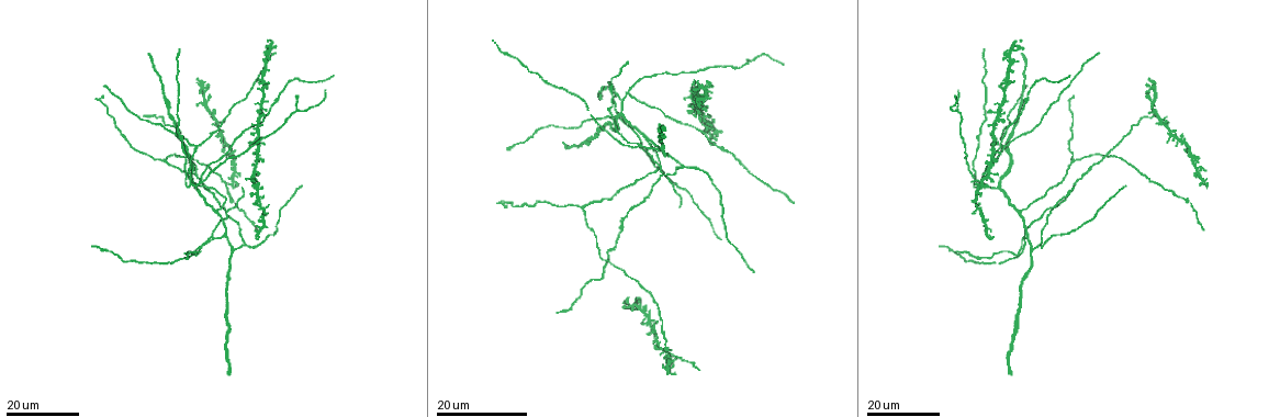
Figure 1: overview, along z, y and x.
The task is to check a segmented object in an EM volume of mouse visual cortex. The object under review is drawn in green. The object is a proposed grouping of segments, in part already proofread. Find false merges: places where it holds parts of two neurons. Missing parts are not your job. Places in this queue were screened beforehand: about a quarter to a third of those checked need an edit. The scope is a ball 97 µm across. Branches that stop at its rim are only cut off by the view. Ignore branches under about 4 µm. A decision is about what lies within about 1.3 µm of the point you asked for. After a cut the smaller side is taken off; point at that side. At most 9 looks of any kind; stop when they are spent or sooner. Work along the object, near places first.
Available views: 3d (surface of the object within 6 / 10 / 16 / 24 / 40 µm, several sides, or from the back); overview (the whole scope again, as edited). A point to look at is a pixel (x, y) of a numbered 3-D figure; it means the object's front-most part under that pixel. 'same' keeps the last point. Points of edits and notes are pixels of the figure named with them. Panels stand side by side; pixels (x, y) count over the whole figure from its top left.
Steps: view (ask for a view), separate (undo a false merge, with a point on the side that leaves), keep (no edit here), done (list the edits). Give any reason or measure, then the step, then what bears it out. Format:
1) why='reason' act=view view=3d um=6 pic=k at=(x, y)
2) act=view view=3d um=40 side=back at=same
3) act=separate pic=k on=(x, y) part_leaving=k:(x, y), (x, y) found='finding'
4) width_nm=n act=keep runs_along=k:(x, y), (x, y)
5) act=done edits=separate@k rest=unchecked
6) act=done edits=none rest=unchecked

why='four arms meet' act=view view=3d um=24 pic=1 at=(996, 186)

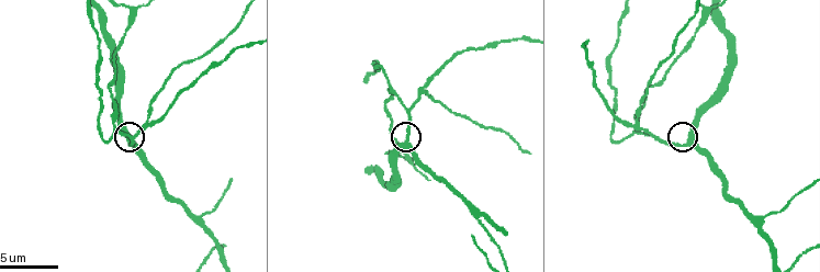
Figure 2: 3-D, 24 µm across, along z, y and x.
act=view view=3d um=6 pic=2 at=(688, 143)

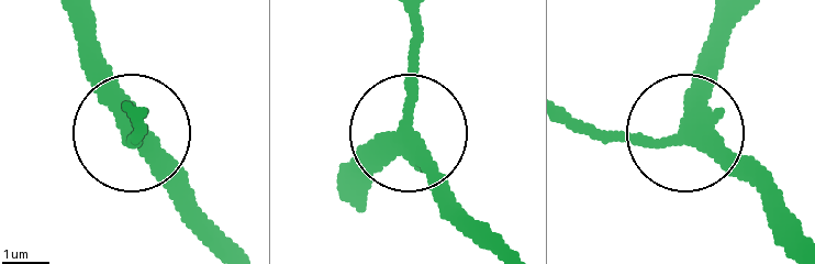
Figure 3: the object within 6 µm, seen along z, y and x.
act=keep runs_along=3:(795, 235), (693, 129), (701, 69), (721, 39) found='one neuron here'

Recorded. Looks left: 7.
why='arms part here' act=view view=3d um=24 pic=1 at=(1076, 160)

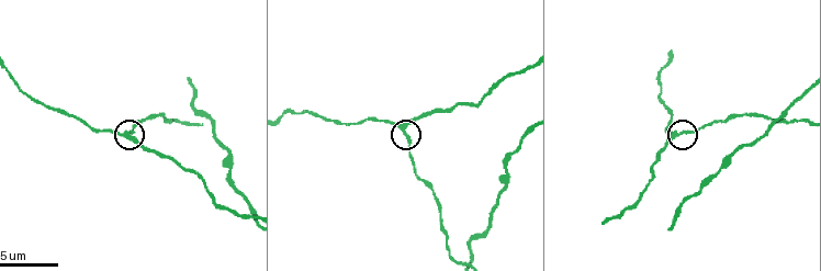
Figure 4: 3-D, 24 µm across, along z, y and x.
act=view view=3d um=6 pic=4 at=(682, 134)

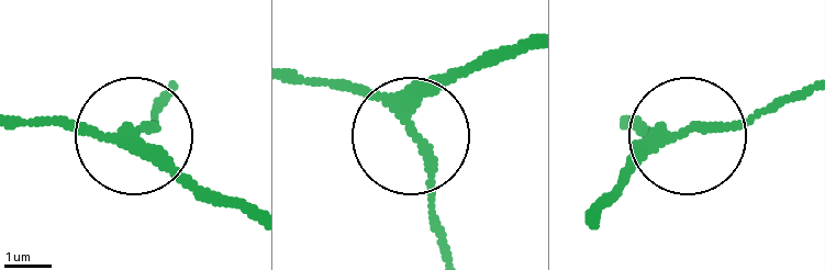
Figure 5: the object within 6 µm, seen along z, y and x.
arms=3 act=keep found='all the same neuron'

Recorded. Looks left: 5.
why='arms part here' act=view view=3d um=24 pic=1 at=(1002, 146)

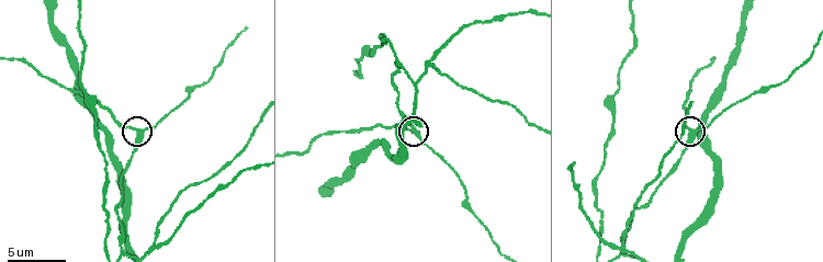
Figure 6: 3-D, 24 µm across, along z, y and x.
act=view view=3d um=10 pic=6 at=(137, 131)

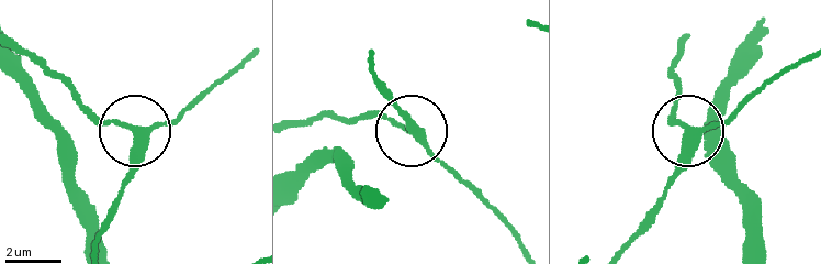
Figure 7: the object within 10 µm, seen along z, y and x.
side_arm_um=36 arms=3 act=keep found='continuous, no second neuron'

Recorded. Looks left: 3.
why='three arms meet' act=view view=3d um=16 pic=1 at=(244, 243)

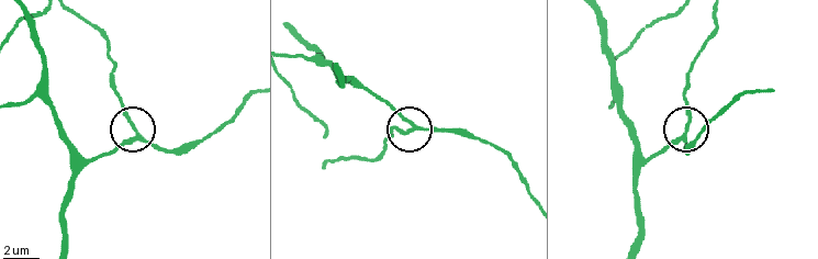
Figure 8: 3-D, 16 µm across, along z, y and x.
act=view view=3d um=6 pic=8 at=(139, 137)

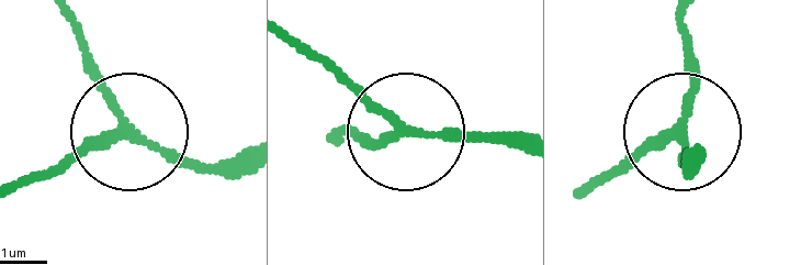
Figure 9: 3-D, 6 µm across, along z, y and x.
side_arm_um=39 act=keep runs_along=9:(11, 185), (130, 137), (232, 177) found='all the same neuron'

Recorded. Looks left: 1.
act=done edits=none rest=unchecked

